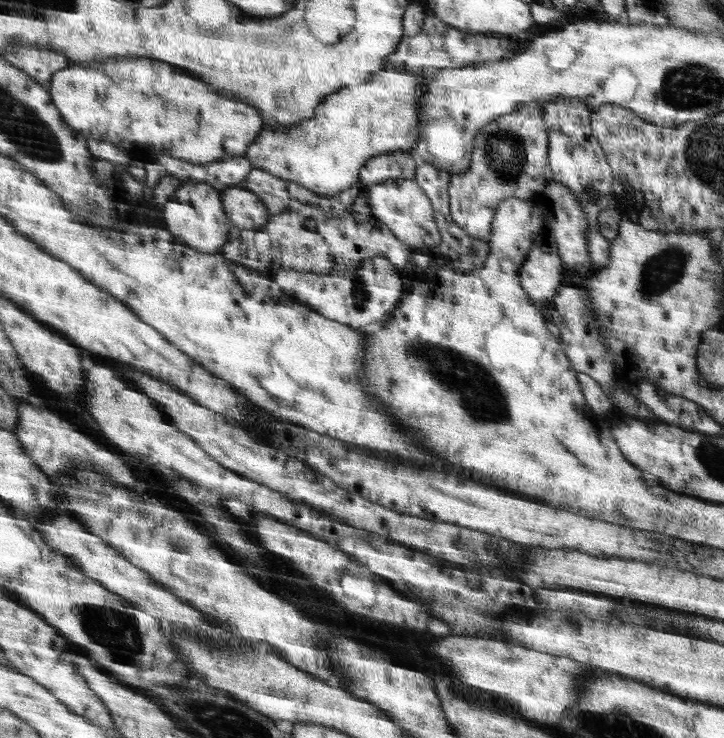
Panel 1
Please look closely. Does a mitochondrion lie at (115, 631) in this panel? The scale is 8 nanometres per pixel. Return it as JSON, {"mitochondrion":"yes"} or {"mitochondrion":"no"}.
{"mitochondrion":"yes"}

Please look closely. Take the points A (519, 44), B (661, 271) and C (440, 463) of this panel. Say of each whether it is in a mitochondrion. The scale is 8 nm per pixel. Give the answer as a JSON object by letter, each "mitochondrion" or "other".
{"A":"other","B":"mitochondrion","C":"other"}

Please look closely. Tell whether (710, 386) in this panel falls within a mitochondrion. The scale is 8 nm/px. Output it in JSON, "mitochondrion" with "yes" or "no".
{"mitochondrion":"no"}

